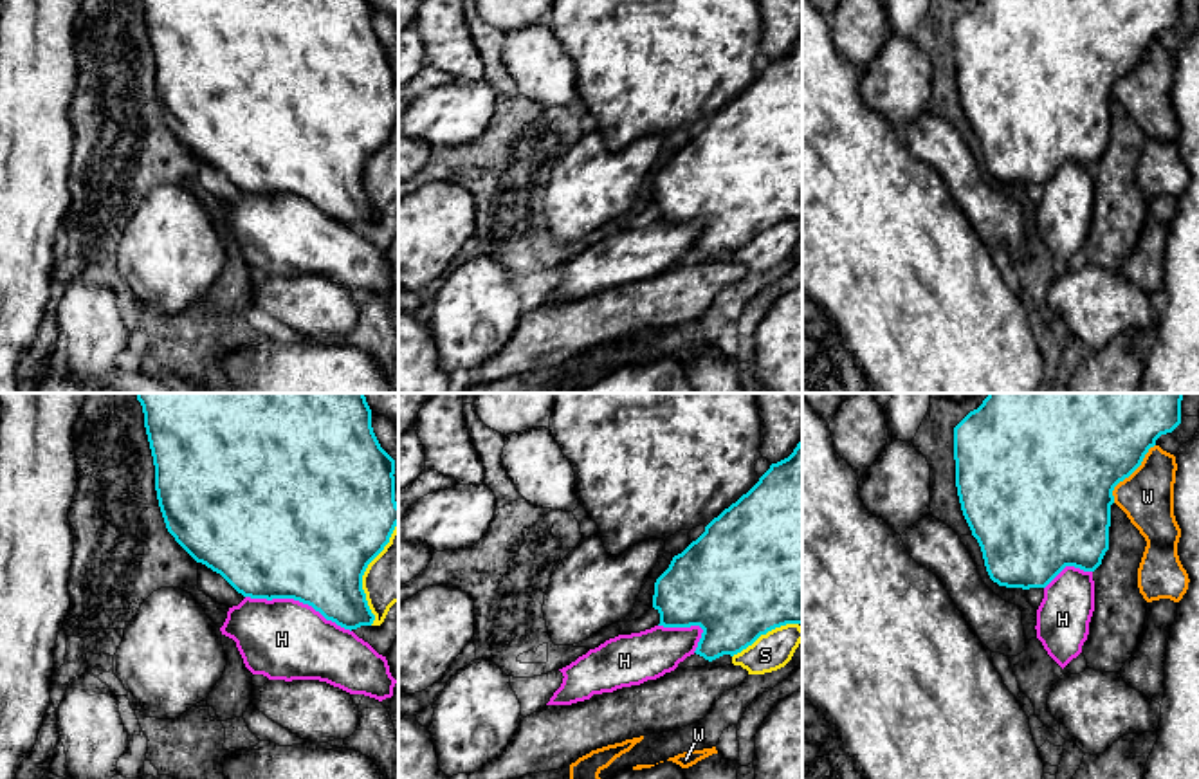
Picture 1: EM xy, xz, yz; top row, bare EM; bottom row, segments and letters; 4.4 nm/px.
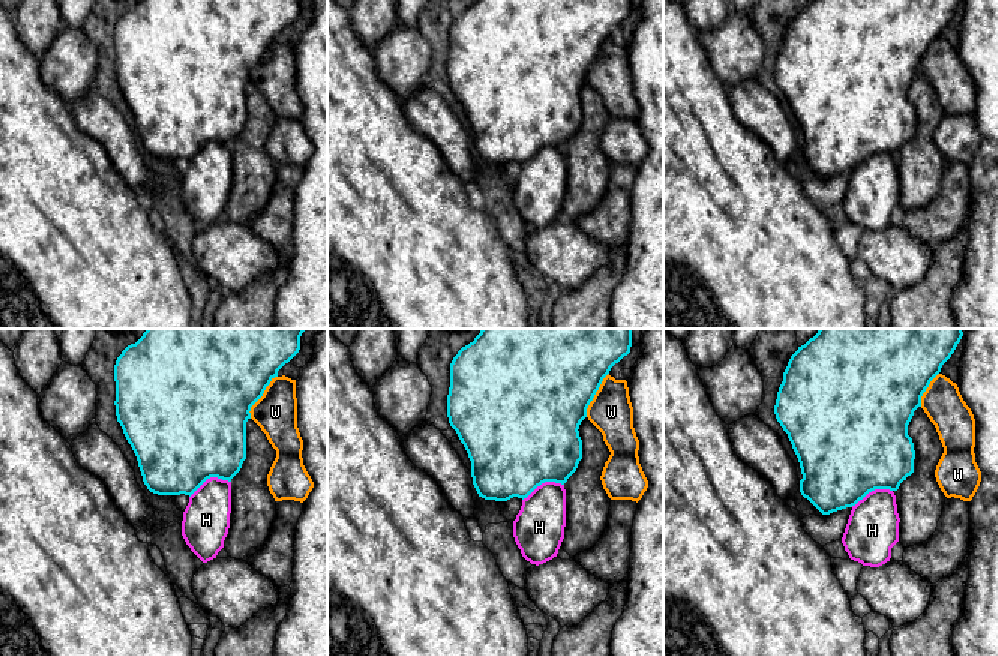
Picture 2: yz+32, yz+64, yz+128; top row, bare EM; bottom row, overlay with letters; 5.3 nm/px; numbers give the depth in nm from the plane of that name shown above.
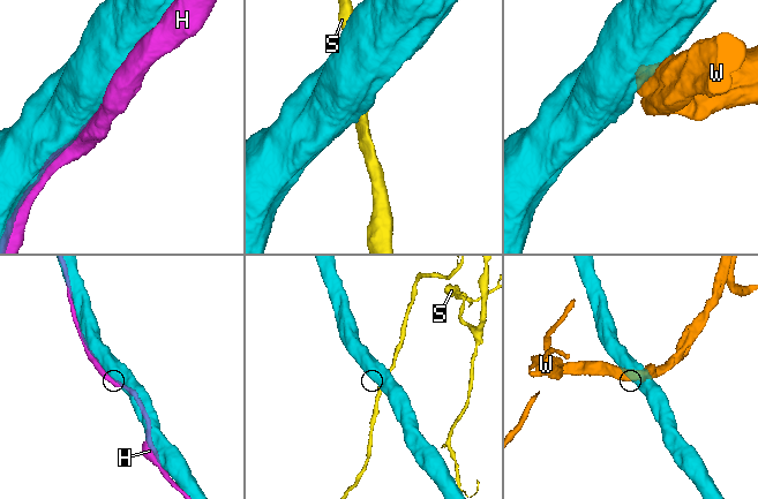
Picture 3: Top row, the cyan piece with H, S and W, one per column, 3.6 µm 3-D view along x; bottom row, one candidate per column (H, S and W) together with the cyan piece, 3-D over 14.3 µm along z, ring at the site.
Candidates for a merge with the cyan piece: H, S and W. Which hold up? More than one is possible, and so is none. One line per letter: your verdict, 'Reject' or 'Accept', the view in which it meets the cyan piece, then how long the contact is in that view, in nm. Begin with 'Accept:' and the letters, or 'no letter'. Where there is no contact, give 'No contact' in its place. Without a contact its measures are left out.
Accept: H
H: Accept. Touches cyan in xy. Shared border 500 nm
S: Reject. Touches cyan in xz. Shared border 340 nm
W: Reject. Touches cyan in yz. Shared border 320 nm

